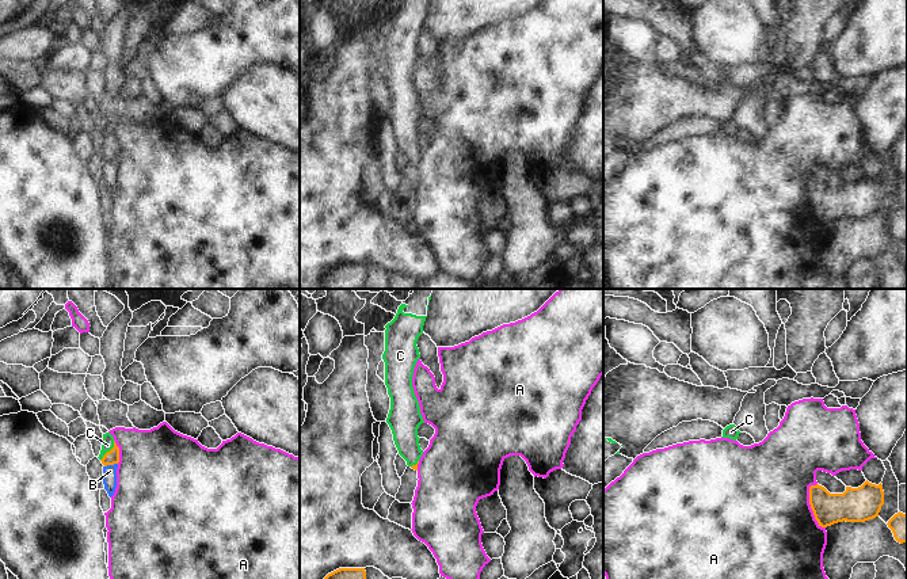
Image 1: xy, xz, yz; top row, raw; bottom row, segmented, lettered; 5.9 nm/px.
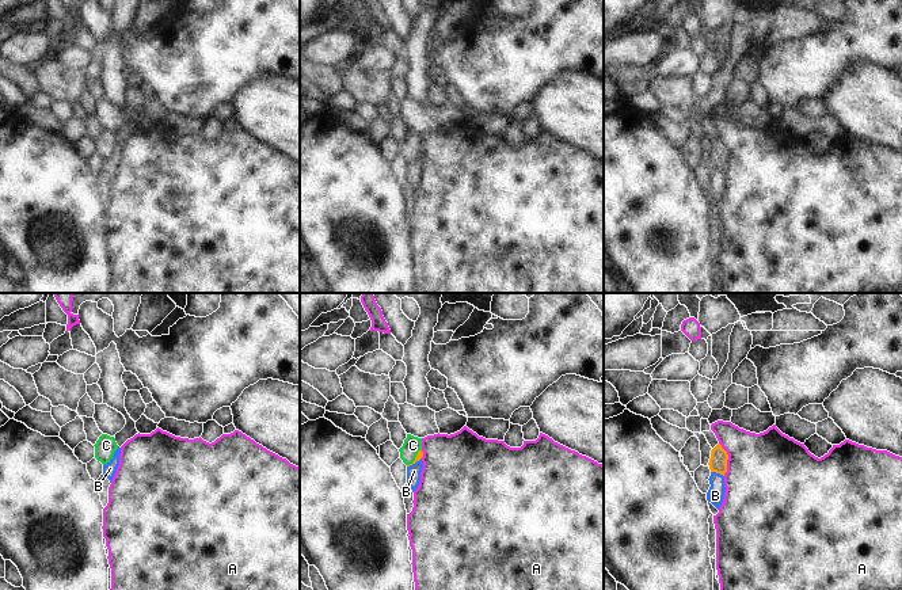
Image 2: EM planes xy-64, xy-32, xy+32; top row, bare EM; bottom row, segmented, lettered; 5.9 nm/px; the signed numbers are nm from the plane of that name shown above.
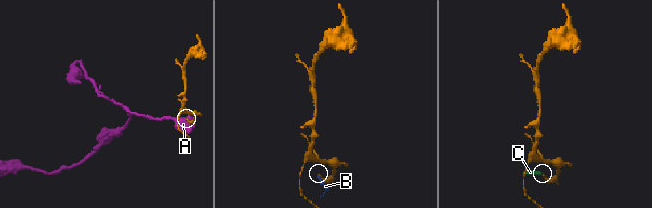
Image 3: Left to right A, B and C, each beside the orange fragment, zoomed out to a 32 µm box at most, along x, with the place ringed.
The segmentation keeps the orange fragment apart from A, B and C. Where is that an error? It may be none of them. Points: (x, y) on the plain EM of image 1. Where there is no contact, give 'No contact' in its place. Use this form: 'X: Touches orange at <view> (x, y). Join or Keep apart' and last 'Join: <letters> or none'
A: Touches orange at yz (810, 200). Keep apart
B: Touches orange at xy (110, 160). Keep apart
C: Touches orange at xy (110, 147). Join
Join: C

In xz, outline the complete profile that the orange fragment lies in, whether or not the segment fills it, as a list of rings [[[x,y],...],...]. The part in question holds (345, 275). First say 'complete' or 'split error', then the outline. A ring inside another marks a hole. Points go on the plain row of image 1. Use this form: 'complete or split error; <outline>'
complete; [[[339,264],[328,270],[319,285],[321,289],[362,289],[365,281],[365,264]]]

